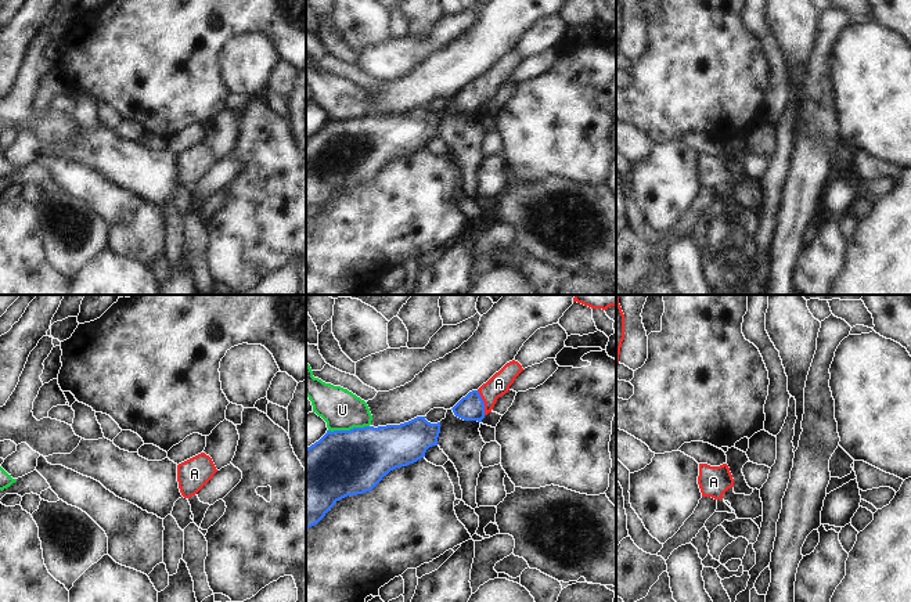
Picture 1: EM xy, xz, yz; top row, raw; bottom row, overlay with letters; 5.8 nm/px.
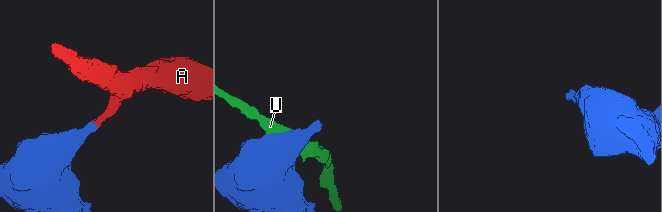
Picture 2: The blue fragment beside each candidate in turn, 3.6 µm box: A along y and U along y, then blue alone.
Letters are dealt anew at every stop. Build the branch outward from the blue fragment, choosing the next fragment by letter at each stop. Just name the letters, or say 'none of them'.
A

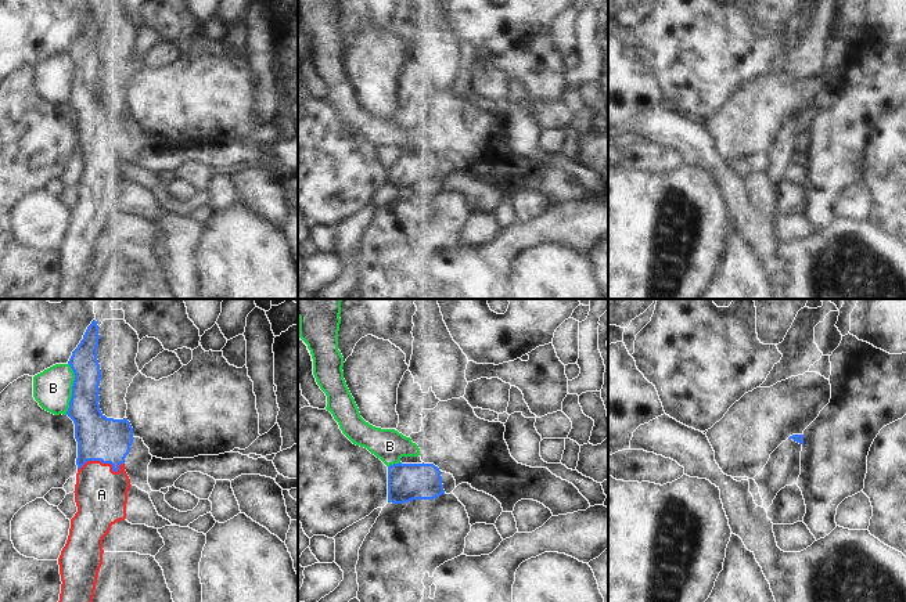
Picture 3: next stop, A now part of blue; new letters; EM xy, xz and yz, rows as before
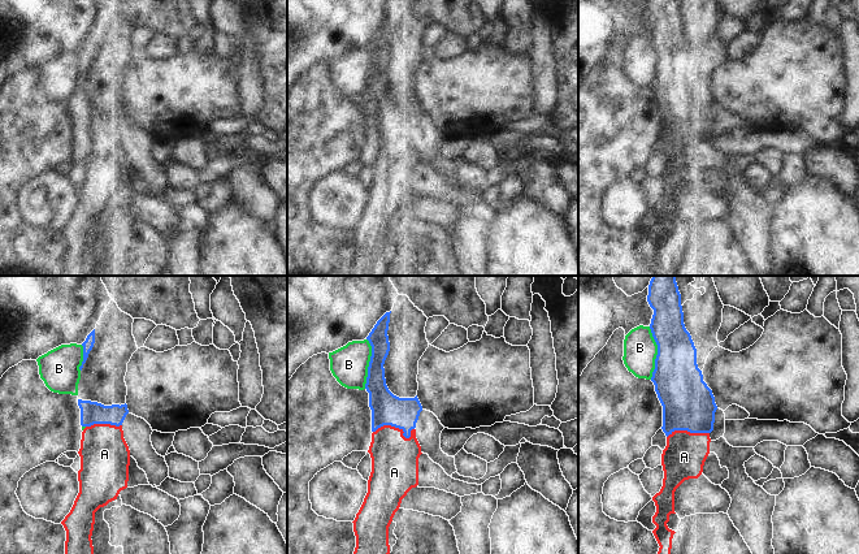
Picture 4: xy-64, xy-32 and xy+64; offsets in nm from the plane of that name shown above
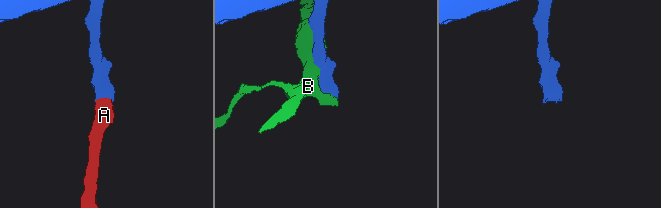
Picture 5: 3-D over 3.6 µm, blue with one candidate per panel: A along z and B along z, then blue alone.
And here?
A

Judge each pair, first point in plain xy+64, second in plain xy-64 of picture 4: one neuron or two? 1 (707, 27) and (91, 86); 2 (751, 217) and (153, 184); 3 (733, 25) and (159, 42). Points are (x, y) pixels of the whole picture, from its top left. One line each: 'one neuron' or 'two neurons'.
1: one neuron
2: two neurons
3: two neurons

